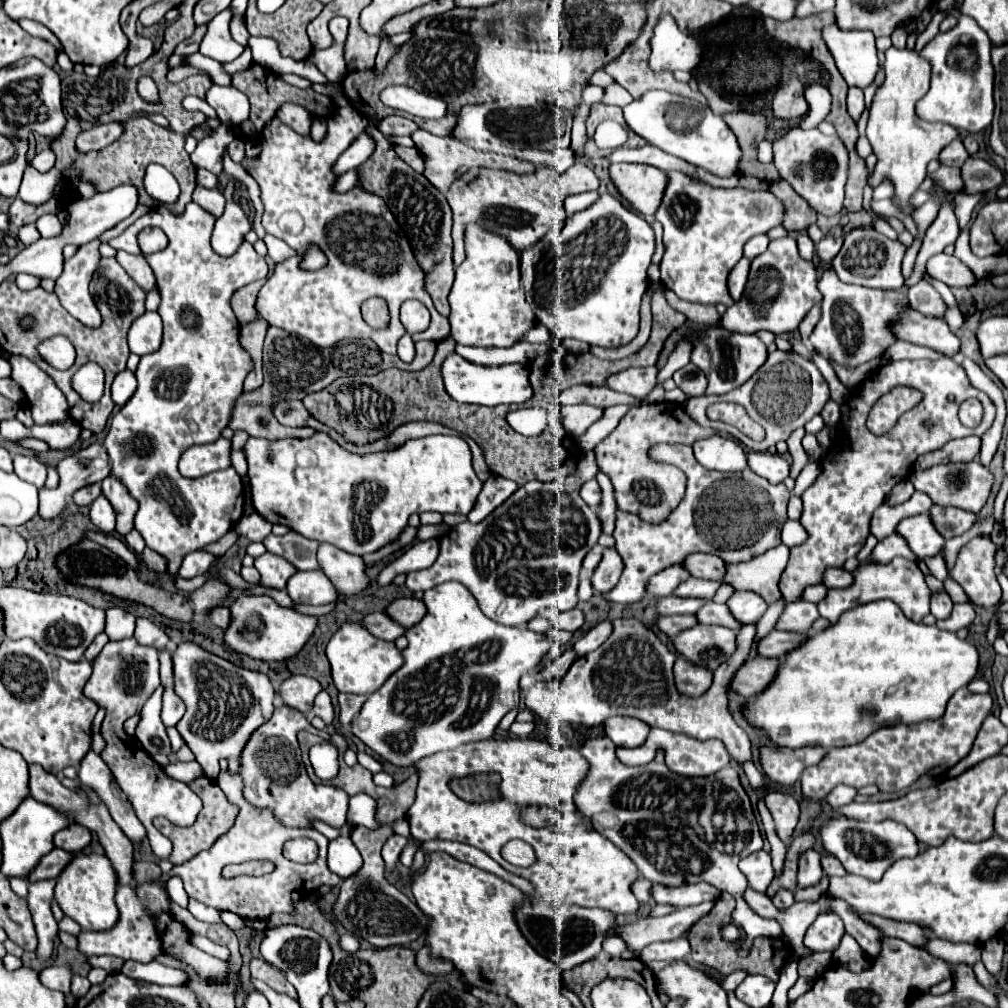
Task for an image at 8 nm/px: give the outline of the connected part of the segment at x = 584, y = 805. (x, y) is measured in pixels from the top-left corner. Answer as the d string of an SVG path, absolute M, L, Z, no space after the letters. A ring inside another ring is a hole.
M606 736L588 740L580 752L590 768L574 794L578 812L590 818L602 836L624 850L644 878L664 886L708 882L720 892L732 894L736 907L731 921L746 934L746 940L738 944L740 956L746 956L750 942L758 936L782 938L776 920L760 917L744 901L748 884L738 870L738 862L762 848L762 836L747 793L734 784L732 776L721 778L720 788L716 788L714 778L684 778L670 772L662 758L646 766L624 766L616 758L616 746ZM722 788L732 794L730 802L724 802Z

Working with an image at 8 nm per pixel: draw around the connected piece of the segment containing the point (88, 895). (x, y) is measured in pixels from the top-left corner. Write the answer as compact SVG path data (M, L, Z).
M78 852L68 862L68 866L56 878L54 900L66 916L76 920L84 930L108 930L118 920L118 908L114 904L116 876L110 870L110 860L102 854Z

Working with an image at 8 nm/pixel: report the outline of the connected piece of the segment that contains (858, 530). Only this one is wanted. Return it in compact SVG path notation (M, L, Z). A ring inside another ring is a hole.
M942 358L942 362L934 362L934 360L900 360L900 362L886 362L882 364L876 372L872 372L866 382L862 384L862 392L852 392L850 398L846 400L846 406L848 406L848 412L840 418L840 422L846 426L844 428L844 438L846 438L846 444L838 444L836 448L832 448L832 452L822 460L822 472L820 476L814 480L814 484L802 494L802 502L804 502L804 512L802 512L802 518L800 518L800 524L806 528L808 532L808 540L800 546L794 546L790 548L790 560L788 560L788 566L786 570L782 572L782 578L780 578L780 592L784 596L786 602L798 602L802 590L810 584L820 584L822 582L822 574L826 568L830 566L842 566L844 560L856 556L860 552L860 548L864 546L870 530L868 524L870 524L870 516L872 512L884 504L888 492L902 480L908 480L910 474L912 474L912 468L914 468L914 462L920 454L926 454L926 452L932 452L932 450L938 450L942 448L944 444L948 444L950 440L956 440L956 438L966 438L966 436L982 436L994 422L994 404L992 400L976 390L966 372L960 368L960 364L956 364L952 358ZM896 386L908 386L908 388L914 388L922 394L922 400L918 406L914 406L912 410L904 412L898 422L894 424L894 428L890 428L886 434L882 436L876 436L872 434L868 428L866 428L866 418L868 418L868 412L872 410L872 406L884 396L888 394L892 388ZM968 398L978 398L982 402L982 408L984 408L984 416L982 416L982 422L978 428L966 428L960 420L958 420L958 406L968 400Z

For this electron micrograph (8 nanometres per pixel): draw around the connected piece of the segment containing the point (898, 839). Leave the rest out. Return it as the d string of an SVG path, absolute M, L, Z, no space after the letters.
M830 818L826 820L820 830L818 838L822 840L822 846L828 854L838 858L842 866L850 874L860 874L870 880L880 880L886 868L904 856L916 856L918 854L918 840L916 836L904 826L894 820L882 820L882 822L862 822L852 818Z

